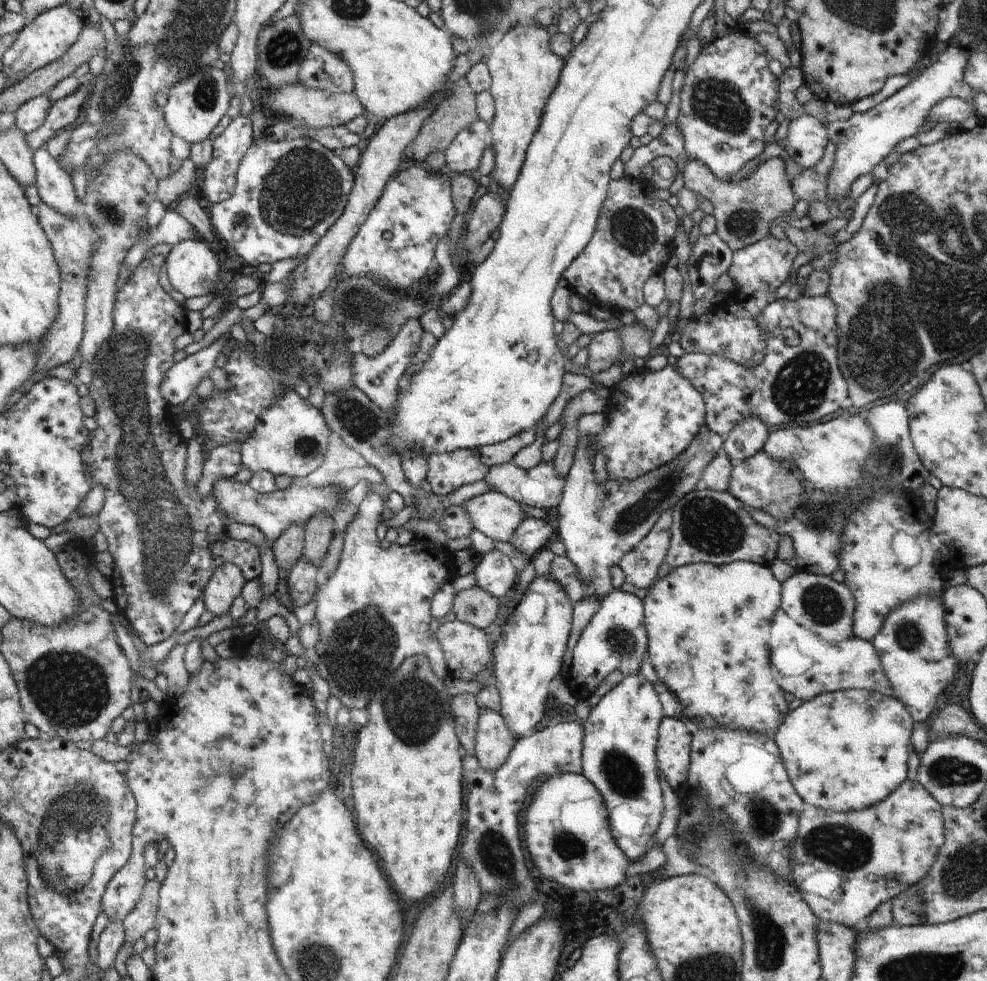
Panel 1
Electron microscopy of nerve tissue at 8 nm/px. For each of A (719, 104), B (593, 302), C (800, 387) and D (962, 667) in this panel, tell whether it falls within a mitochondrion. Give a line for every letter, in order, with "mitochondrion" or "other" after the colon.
A: mitochondrion
B: other
C: mitochondrion
D: other

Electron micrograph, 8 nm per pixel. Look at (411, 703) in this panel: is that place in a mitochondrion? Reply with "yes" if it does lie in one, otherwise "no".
yes

